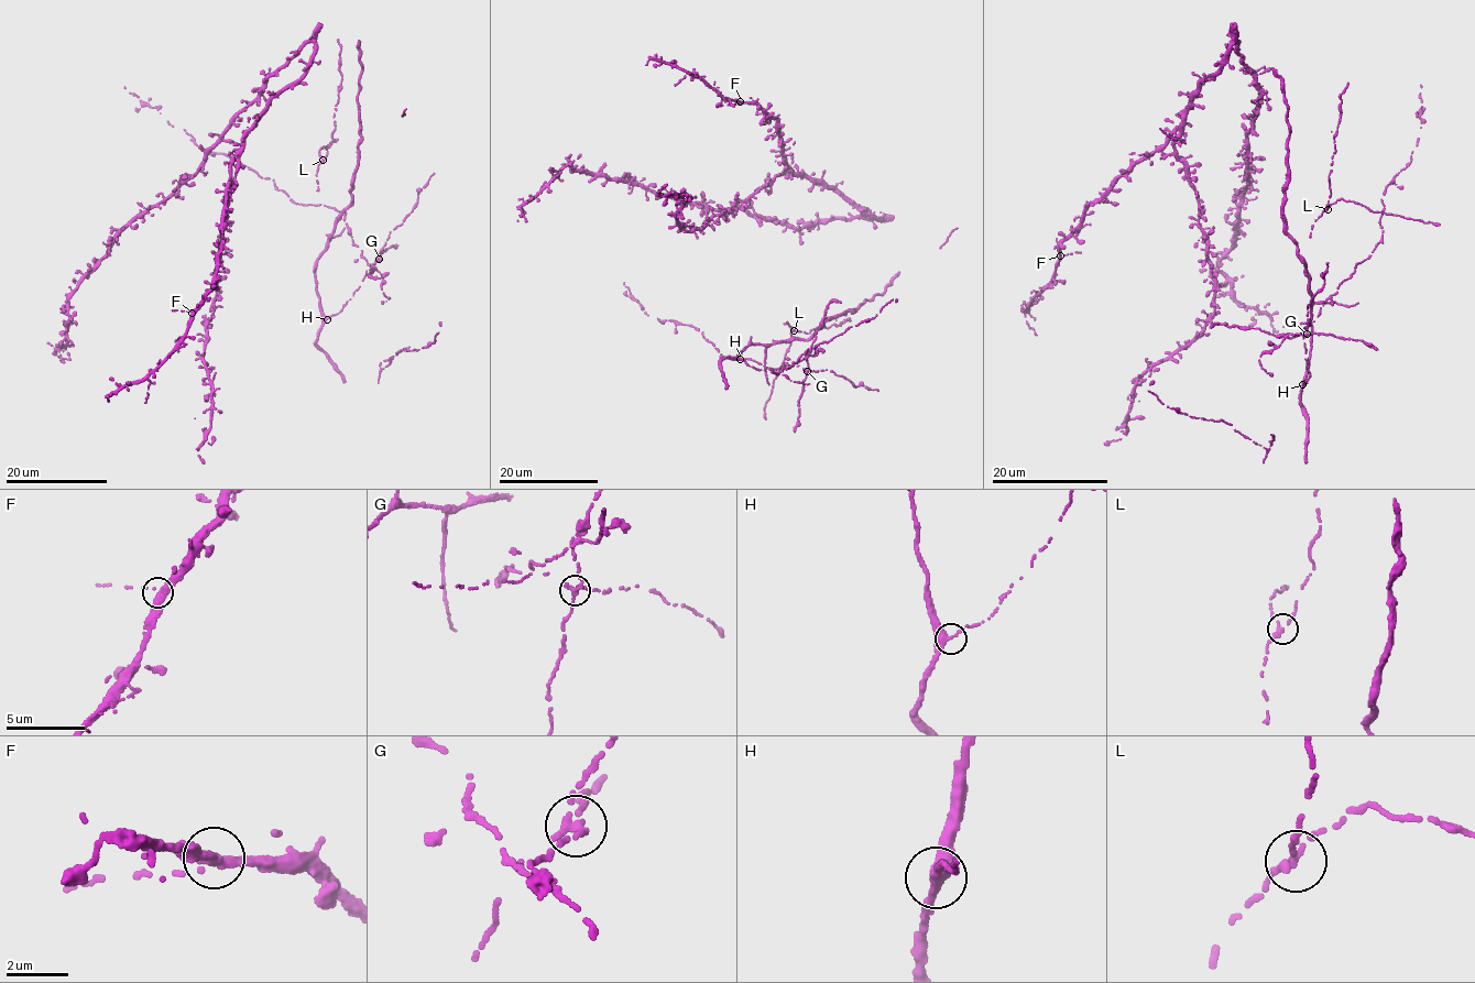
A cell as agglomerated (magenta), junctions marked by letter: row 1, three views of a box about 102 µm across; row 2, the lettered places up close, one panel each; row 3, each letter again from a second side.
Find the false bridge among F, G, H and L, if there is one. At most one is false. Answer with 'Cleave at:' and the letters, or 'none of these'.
Cleave at: G

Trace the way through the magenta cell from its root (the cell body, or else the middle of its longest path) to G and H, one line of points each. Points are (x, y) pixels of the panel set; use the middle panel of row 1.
G: (856, 308), (827, 320), (808, 338), (752, 343), (735, 357), (773, 370), (797, 366), (807, 353), (806, 371)
H: (856, 308), (827, 320), (808, 338), (767, 347), (747, 346), (735, 357), (740, 359)

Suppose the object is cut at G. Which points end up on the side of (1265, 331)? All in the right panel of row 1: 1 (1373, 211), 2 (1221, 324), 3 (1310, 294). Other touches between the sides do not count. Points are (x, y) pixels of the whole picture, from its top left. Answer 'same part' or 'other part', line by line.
1: other part
2: same part
3: other part

